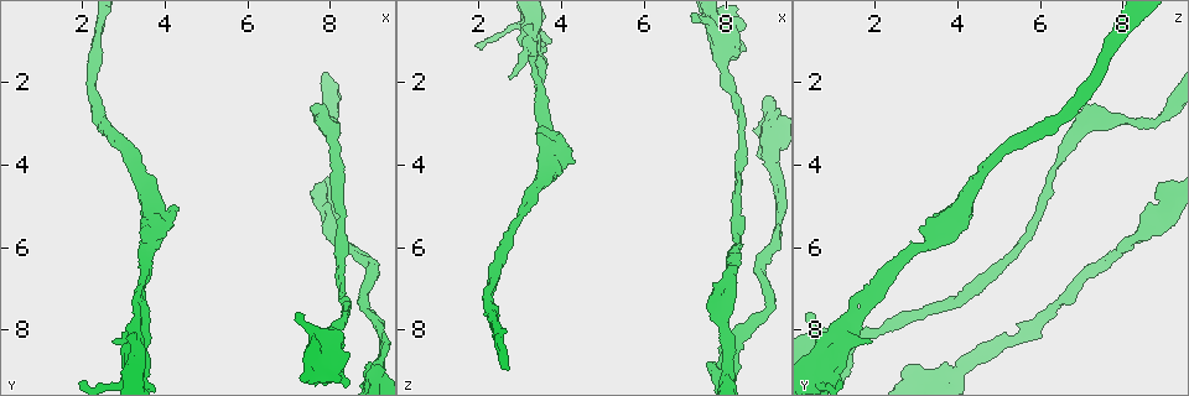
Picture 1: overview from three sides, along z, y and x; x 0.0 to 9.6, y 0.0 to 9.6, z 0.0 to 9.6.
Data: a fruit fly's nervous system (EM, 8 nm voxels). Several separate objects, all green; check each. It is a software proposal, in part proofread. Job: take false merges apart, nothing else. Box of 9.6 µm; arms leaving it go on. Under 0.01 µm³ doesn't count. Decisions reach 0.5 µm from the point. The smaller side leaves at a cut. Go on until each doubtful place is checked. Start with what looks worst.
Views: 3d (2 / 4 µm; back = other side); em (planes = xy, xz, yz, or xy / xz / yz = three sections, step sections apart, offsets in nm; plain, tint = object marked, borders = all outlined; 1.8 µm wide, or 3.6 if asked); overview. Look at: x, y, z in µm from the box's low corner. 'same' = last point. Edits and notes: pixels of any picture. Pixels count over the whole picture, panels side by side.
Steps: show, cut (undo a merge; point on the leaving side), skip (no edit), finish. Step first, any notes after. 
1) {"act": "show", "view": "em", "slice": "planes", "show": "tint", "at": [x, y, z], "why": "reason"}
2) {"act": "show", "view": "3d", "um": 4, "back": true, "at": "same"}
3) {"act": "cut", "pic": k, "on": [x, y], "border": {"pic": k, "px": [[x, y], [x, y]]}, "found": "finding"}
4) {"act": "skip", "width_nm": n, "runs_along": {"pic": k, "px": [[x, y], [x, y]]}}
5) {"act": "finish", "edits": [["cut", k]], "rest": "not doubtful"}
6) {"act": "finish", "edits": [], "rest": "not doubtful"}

{"act": "show", "view": "3d", "um": 4, "at": [3.25, 8.30, 1.15], "why": "abrupt turn"}

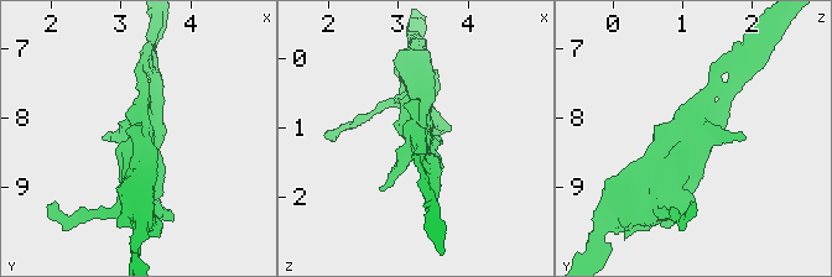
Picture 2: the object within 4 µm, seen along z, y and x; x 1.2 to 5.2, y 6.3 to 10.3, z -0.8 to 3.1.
{"act": "show", "view": "em", "slice": "xz", "step": 8, "show": "tint", "at": [3.30, 8.20, 1.20]}

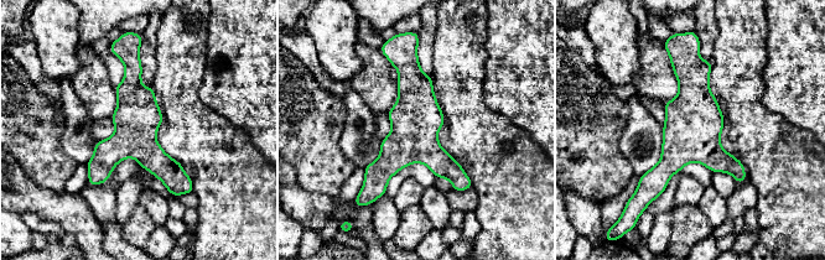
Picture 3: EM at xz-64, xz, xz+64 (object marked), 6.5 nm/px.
{"act": "show", "view": "em", "slice": "planes", "show": "tint", "at": "same"}

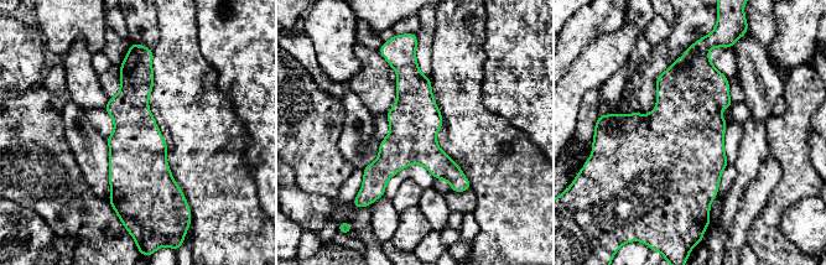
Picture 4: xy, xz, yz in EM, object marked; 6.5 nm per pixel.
{"act": "skip", "runs_along": {"pic": 4, "px": [[409, 57], [415, 139], [461, 188]]}, "found": "one neuron here"}

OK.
{"act": "show", "view": "em", "slice": "xz", "step": 4, "show": "tint", "at": [3.55, 7.25, 2.00], "why": "closes a loop"}

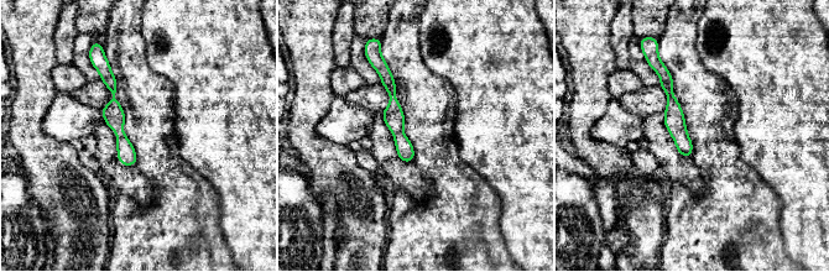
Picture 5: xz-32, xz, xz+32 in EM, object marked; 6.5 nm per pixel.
{"act": "skip", "runs_along": {"pic": 5, "px": [[105, 68], [115, 123], [133, 162]]}, "found": "all the same neuron"}

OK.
{"act": "show", "view": "3d", "um": 4, "at": [3.60, 6.00, 3.10]}

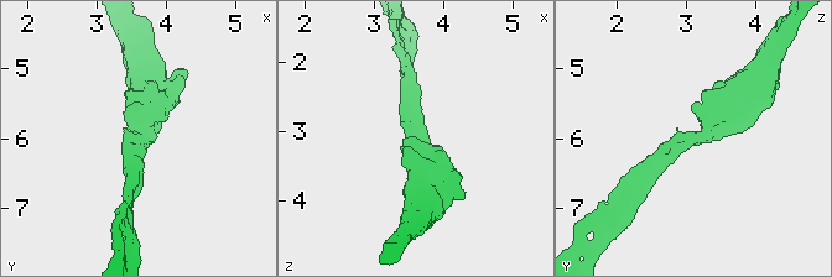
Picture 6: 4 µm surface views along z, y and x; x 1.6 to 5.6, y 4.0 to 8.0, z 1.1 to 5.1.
{"act": "show", "view": "em", "slice": "planes", "show": "tint", "at": [3.65, 6.00, 3.15], "arm_widths_nm": [220, 480]}

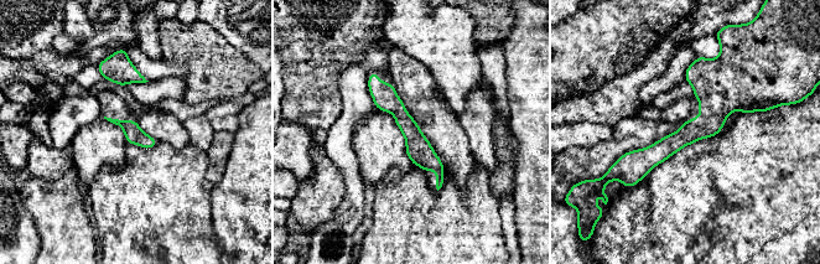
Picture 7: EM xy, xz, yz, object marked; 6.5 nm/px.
{"act": "skip", "runs_along": {"pic": 7, "px": [[701, 60], [706, 115], [633, 181]]}, "found": "one neuron here"}

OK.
{"act": "finish", "edits": [], "rest": "not doubtful"}

